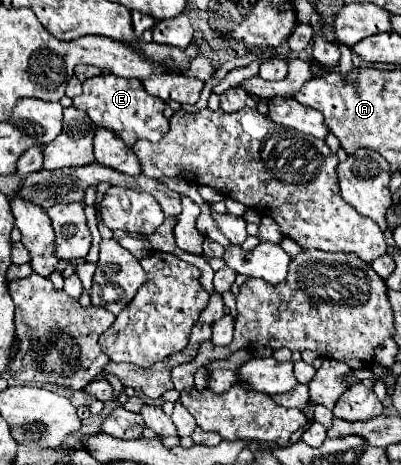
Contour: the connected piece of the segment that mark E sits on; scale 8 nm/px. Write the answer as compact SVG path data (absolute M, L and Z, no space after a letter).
M102 73L98 77L90 77L84 83L84 93L74 97L74 107L88 113L88 117L96 125L104 125L122 137L122 141L132 147L140 139L160 141L168 133L168 119L164 117L166 103L158 97L150 97L140 79L116 77L112 73Z

